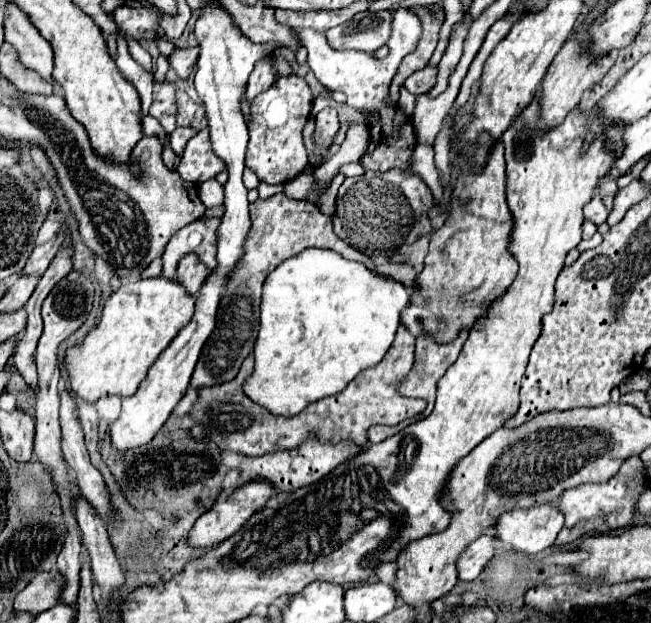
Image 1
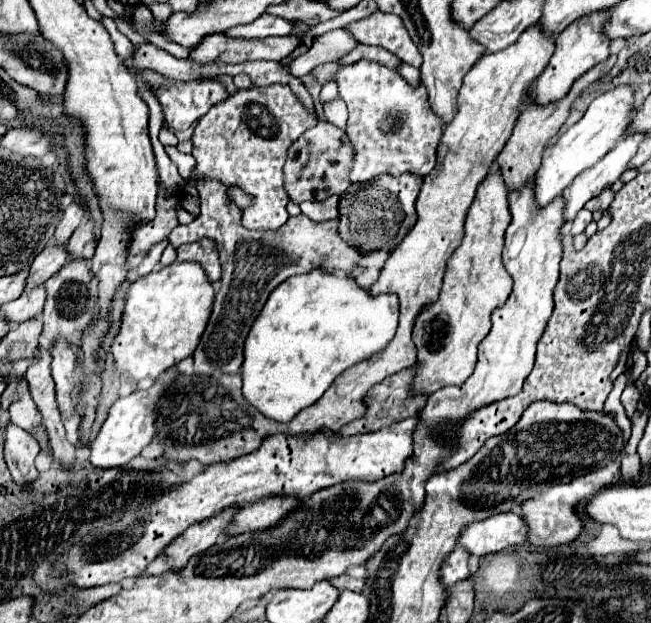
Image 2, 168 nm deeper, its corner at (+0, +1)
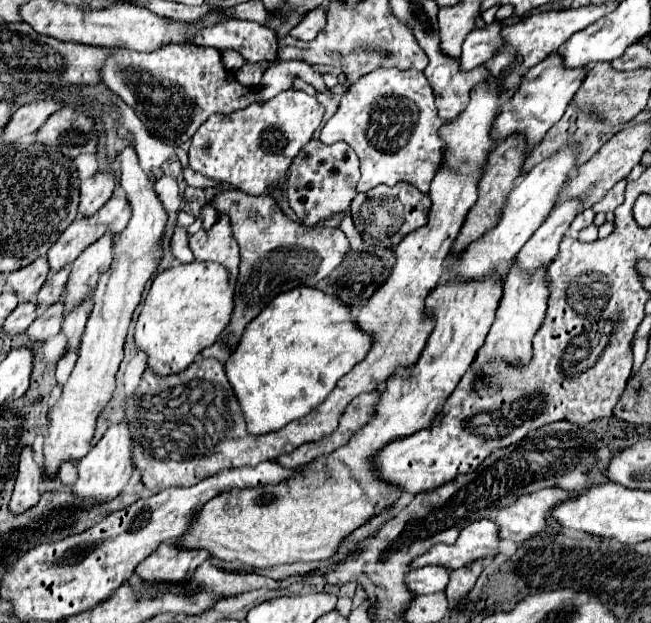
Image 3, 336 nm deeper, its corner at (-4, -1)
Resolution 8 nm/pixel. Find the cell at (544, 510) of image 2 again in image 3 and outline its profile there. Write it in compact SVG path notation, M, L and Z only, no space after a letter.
M557 487L521 495L513 505L497 511L495 525L499 529L499 539L513 539L515 543L523 543L537 535L545 529L547 517L557 501L565 501L567 497L569 493Z

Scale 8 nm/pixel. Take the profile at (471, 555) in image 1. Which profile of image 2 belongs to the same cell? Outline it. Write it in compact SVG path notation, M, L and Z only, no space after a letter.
M457 545L453 549L453 553L449 553L449 557L443 561L441 565L441 579L445 587L455 585L457 581L469 579L471 571L469 571L469 551L461 545Z

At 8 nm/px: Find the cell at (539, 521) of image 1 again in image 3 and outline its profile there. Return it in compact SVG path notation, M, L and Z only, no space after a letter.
M481 519L463 527L453 545L437 543L425 555L413 559L411 569L425 567L425 565L441 565L453 571L463 565L469 565L475 559L495 555L497 545L499 545L497 525L491 519Z

